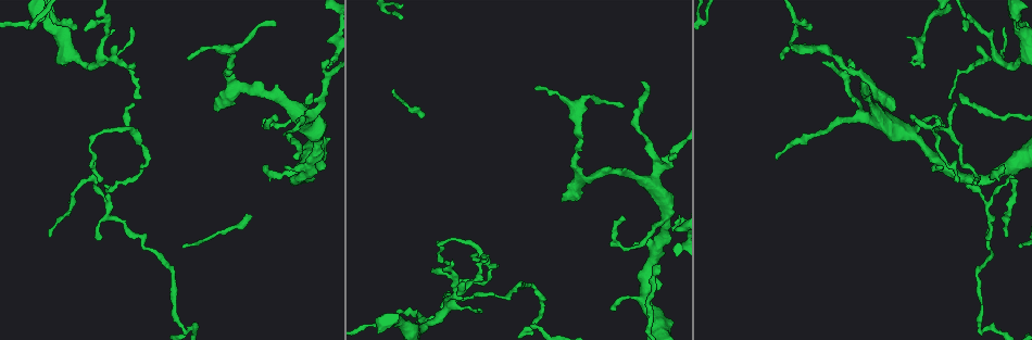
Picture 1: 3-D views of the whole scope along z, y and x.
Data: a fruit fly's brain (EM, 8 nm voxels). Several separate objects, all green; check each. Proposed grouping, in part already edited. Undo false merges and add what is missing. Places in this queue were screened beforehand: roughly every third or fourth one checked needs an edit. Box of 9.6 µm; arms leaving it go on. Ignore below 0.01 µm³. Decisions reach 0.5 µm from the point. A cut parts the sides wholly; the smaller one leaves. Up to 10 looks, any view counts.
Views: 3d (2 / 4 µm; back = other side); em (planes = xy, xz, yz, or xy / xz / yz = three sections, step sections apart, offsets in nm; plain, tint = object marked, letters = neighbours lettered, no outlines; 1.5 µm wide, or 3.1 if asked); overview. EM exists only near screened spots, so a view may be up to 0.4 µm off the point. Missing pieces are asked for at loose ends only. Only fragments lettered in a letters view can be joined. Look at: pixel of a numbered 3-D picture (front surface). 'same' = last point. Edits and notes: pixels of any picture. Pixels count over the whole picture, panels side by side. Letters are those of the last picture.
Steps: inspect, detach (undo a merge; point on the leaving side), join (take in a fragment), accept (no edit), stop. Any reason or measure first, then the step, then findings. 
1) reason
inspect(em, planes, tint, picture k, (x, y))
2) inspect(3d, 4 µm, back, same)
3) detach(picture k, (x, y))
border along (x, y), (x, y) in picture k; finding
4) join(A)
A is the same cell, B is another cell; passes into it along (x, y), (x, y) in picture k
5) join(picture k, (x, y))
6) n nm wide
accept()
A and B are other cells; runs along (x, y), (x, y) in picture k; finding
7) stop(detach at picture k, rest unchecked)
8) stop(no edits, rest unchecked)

branch stops here
inspect(3d, 4 µm, picture 1, (285, 166))

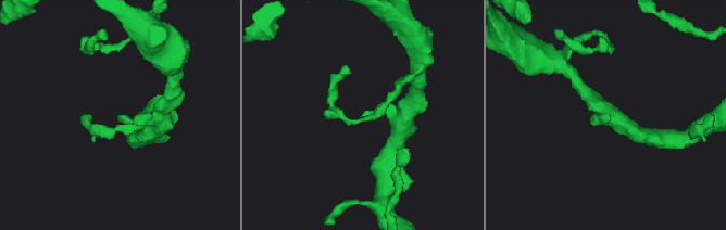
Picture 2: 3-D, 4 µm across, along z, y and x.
shape alone is not enough
inspect(em, planes, letters, picture 2, (120, 118))

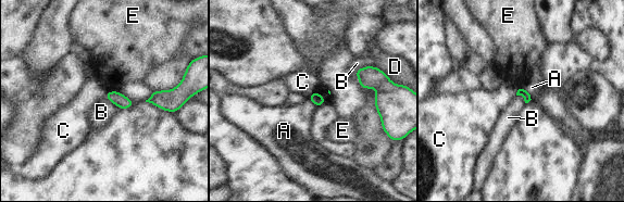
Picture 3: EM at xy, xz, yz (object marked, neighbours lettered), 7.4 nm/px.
accept()
A, B, C, D and E are other cells; border along (374, 65), (365, 65), (356, 70) in picture 3; no lettered fragment goes on from it

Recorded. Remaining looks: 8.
end of a long branch
inspect(em, planes, letters, picture 1, (1005, 234))

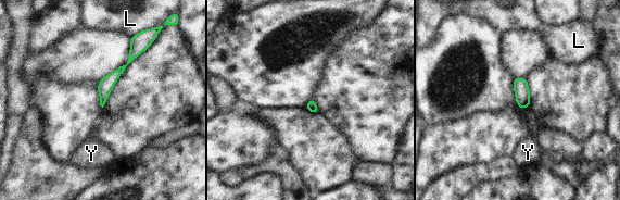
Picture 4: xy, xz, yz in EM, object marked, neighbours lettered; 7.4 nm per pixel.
accept()
L and Y are other cells; runs along (136, 42), (102, 101) in picture 4; none of them fits

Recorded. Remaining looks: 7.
an open end
inspect(3d, 4 µm, picture 1, (465, 283))

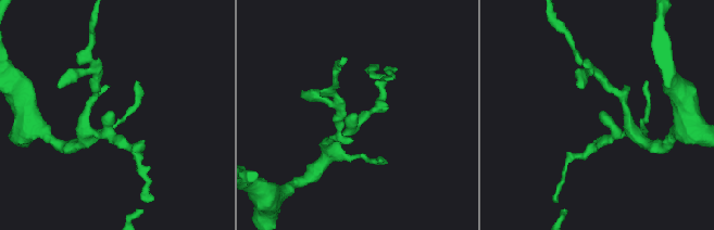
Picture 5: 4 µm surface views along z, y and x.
shape alone is not enough
inspect(em, planes, letters, picture 5, (600, 114))

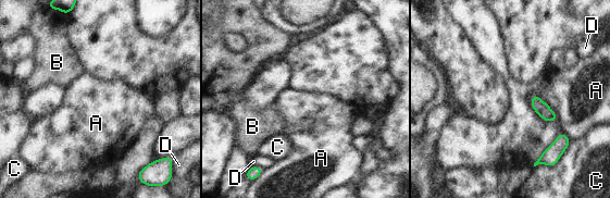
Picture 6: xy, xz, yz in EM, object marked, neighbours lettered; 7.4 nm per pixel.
100 nm wide
accept()
A, B, C and D are other cells; border along (530, 97), (537, 95), (558, 121) in picture 6; none of them fits

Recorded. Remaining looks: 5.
free end
inspect(em, planes, letters, picture 1, (644, 80))

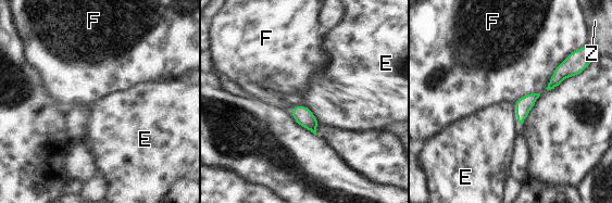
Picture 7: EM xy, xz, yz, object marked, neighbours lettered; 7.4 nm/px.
120 nm wide
accept()
E, F and Z are other cells; none of them fits

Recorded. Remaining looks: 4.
stop(no edits, rest unchecked)

